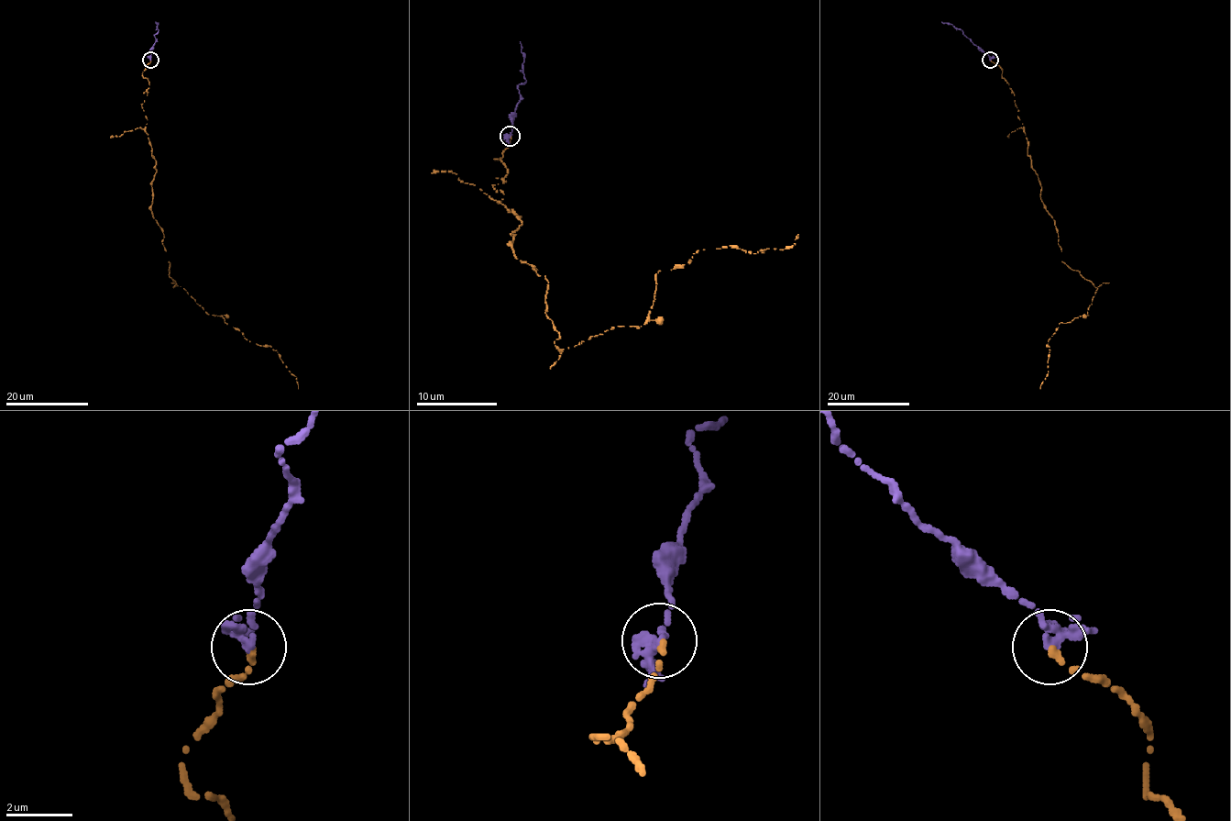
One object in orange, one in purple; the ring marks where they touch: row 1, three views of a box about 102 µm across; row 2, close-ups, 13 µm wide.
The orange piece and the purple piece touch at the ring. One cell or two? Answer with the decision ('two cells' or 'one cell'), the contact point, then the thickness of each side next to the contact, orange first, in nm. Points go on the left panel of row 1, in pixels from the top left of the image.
one cell; place (150, 60); calibres 180 and 240 nm

